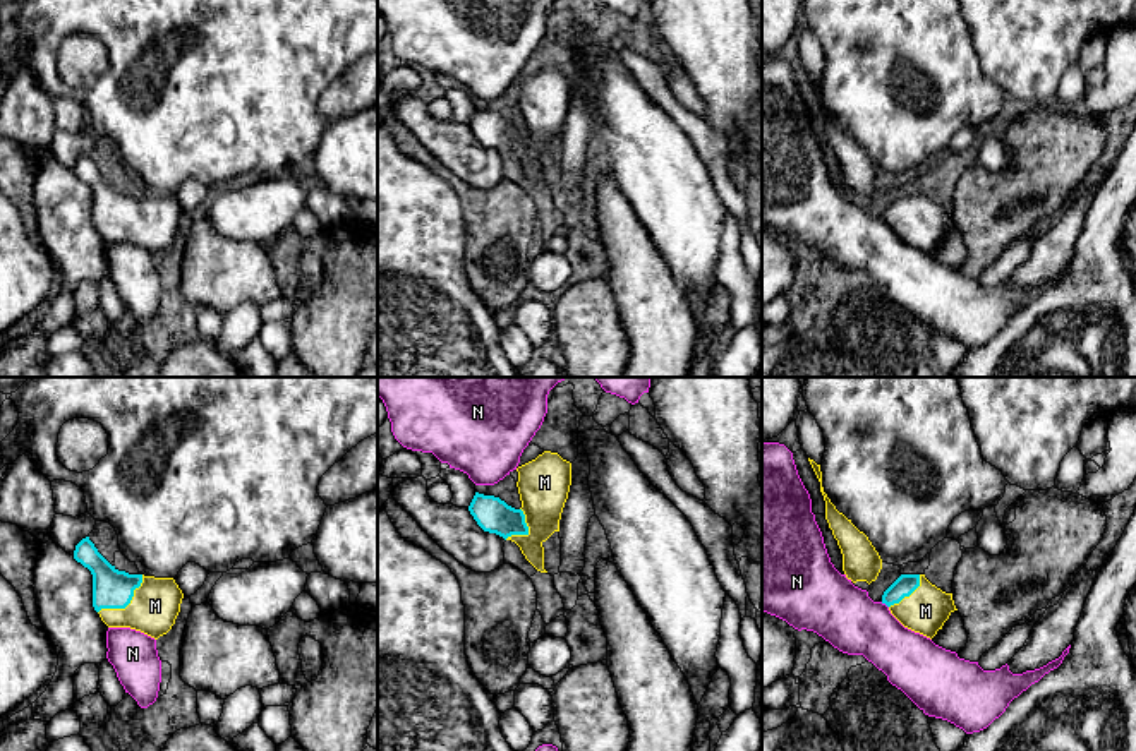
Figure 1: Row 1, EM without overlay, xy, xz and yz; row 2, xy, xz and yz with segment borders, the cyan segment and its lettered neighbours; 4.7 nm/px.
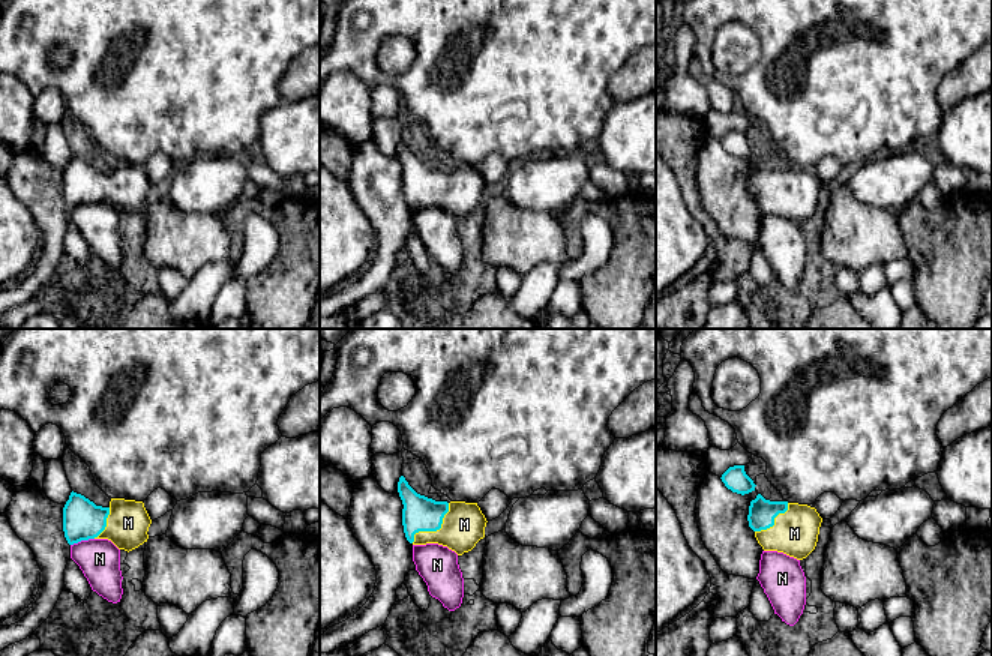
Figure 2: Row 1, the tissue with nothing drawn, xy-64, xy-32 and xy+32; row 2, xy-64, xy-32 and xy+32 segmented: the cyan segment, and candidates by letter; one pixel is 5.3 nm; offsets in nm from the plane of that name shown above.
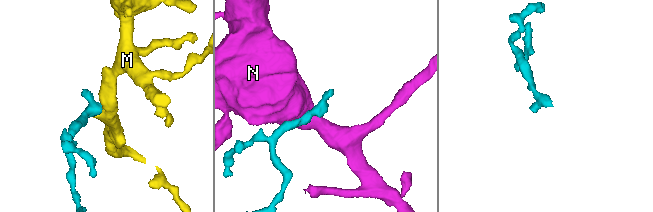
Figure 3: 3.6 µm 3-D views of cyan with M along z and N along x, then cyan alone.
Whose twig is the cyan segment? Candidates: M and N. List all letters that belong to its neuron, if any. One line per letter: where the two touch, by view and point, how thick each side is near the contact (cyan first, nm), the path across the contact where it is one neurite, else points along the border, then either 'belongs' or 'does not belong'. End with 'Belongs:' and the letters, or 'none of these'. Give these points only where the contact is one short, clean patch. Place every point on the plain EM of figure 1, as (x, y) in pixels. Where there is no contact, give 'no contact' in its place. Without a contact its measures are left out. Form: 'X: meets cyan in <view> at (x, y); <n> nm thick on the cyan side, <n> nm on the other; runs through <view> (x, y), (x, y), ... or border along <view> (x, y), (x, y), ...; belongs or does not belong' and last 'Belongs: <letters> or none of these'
M: meets cyan in xy at (127, 220); 190 nm thick on the cyan side, 220 nm on the other; runs through xy (112, 204), (127, 220), (155, 222); belongs
N: meets cyan in yz at (884, 218); 100 nm thick on the cyan side, 300 nm on the other; does not belong
Belongs: M

